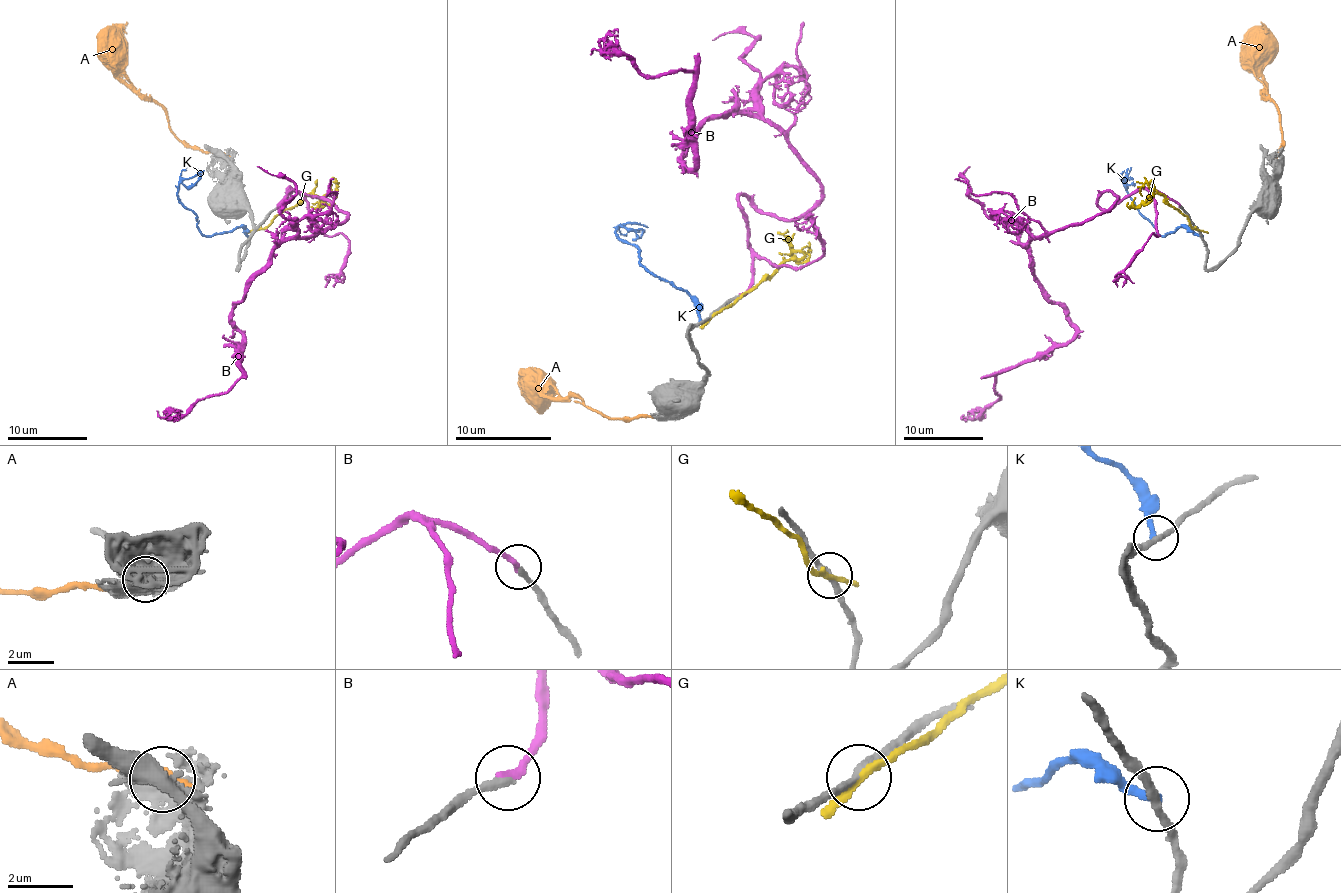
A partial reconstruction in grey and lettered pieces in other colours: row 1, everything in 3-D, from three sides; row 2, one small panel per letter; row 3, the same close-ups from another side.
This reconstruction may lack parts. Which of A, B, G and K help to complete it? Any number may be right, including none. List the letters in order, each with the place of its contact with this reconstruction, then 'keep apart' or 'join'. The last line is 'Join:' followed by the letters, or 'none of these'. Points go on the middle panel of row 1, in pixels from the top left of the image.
A: meets grey at (671, 413); keep apart
B: meets grey at (742, 295); join
G: meets grey at (711, 316); keep apart
K: meets grey at (701, 321); keep apart
Join: B

